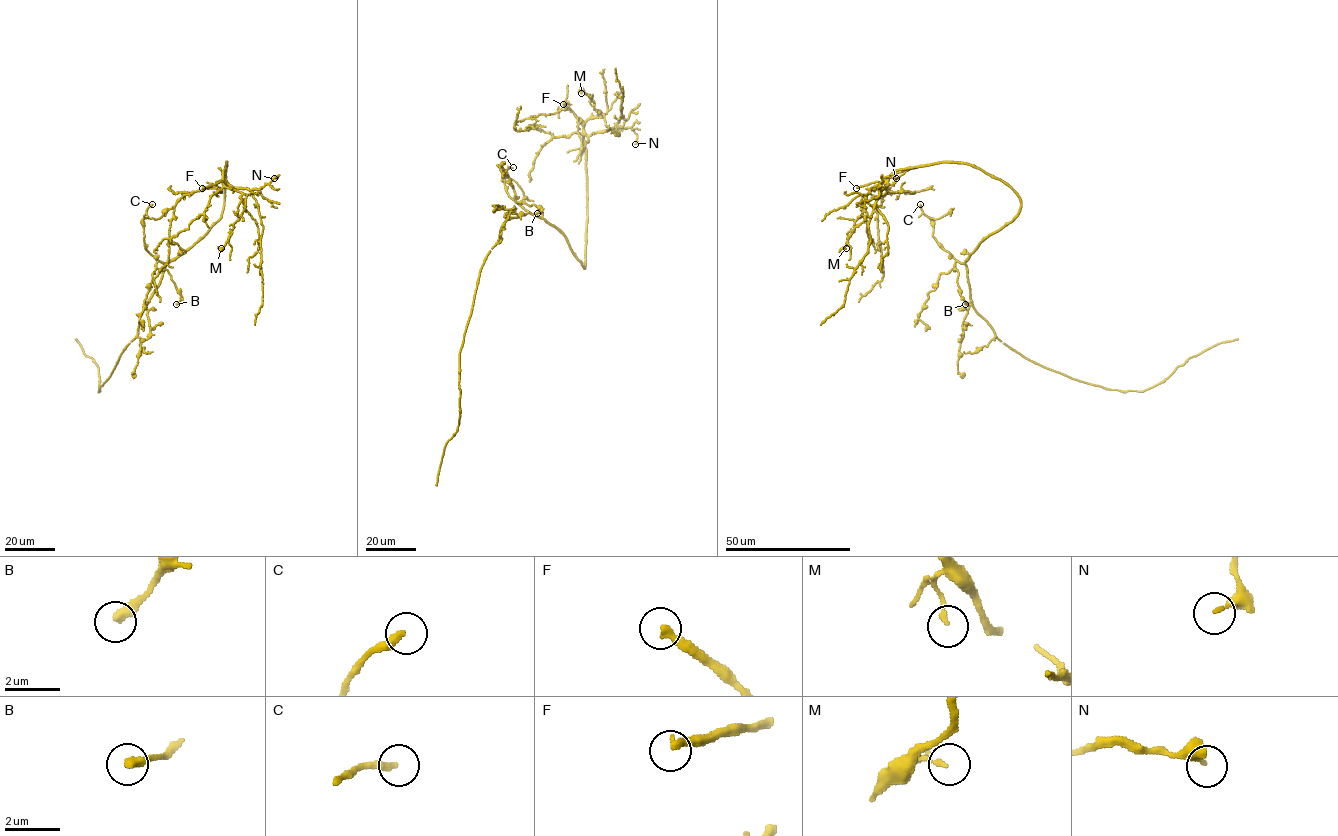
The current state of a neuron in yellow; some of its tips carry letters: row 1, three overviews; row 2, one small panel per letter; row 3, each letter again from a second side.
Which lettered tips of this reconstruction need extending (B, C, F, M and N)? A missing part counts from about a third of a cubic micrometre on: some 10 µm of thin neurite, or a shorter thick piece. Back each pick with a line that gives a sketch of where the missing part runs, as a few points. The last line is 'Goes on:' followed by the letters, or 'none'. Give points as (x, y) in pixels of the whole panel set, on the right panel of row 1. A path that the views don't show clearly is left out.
Goes on: C, F

